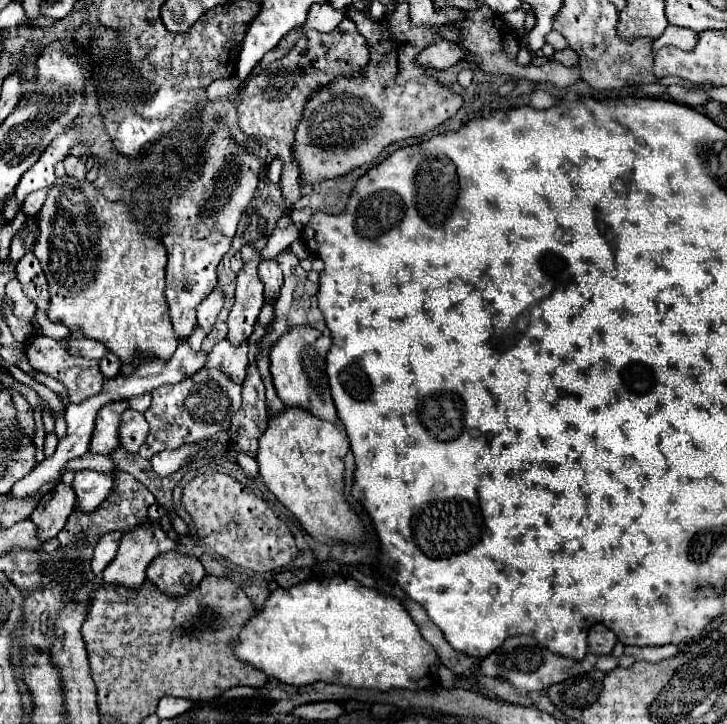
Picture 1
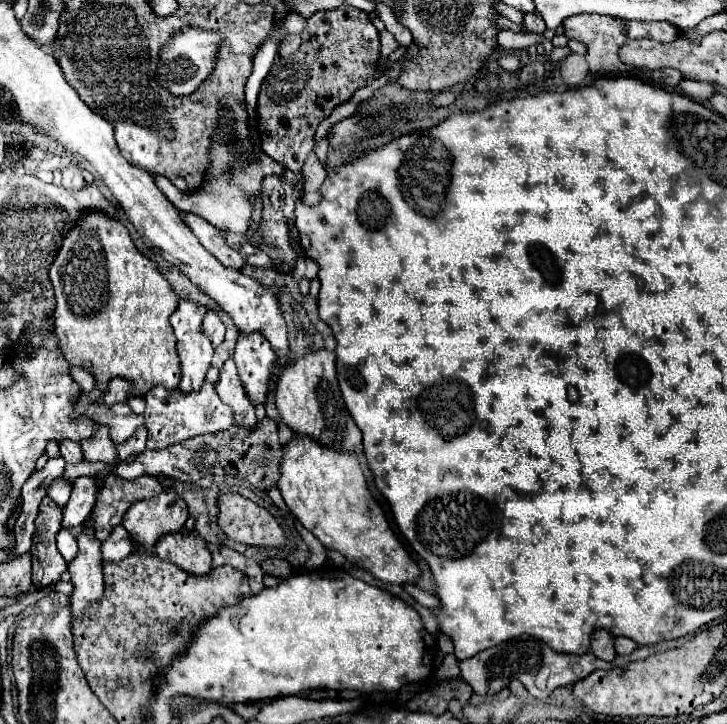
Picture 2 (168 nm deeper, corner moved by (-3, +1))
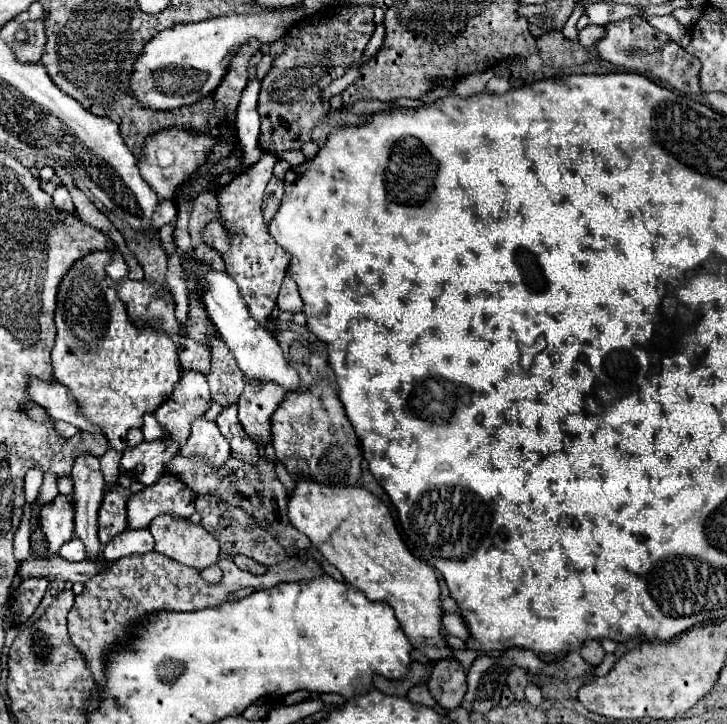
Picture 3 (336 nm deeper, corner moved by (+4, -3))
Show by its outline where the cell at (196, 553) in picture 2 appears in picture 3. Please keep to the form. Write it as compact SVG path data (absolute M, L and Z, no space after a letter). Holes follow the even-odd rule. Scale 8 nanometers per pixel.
M157 516L149 524L149 530L155 538L155 552L169 556L171 560L177 560L195 570L203 570L219 560L219 540L211 536L201 524L193 524L187 518L179 516Z

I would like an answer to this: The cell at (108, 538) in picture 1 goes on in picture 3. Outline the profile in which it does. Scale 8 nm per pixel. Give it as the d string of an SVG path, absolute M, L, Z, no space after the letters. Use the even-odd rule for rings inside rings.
M147 528L143 530L127 530L119 536L115 536L115 540L111 540L105 550L103 550L103 558L107 562L125 558L125 556L133 556L133 554L147 554L153 552L155 548L155 540L151 536L151 532Z

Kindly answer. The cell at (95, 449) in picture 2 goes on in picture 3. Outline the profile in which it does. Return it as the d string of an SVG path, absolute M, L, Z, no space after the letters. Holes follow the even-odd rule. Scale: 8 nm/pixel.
M91 454L79 456L71 472L75 484L75 534L83 540L89 560L99 560L101 542L97 538L97 512L103 502L105 480L99 470L99 460Z

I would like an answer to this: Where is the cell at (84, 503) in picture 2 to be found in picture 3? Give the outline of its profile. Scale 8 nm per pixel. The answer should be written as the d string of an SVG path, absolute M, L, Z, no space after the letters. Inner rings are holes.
M59 496L57 500L41 506L39 524L49 544L49 554L55 556L59 548L73 538L73 504L65 496Z

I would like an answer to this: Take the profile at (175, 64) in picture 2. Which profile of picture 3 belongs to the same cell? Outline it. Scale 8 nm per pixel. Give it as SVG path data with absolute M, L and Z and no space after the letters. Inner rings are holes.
M303 2L279 8L279 10L263 10L261 14L231 14L219 18L207 18L195 24L177 24L159 32L151 38L143 52L137 56L133 74L131 74L131 94L143 104L143 108L153 110L173 110L181 106L191 106L201 98L209 96L223 80L223 60L231 58L241 44L251 38L271 44L281 40L287 30L305 16ZM173 70L197 70L201 74L183 74Z

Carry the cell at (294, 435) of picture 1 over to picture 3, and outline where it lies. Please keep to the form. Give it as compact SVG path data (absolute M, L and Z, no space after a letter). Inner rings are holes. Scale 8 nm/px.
M303 478L303 480L297 480L297 488L289 498L289 520L299 532L303 532L311 540L311 544L323 554L323 558L347 578L351 586L365 592L369 600L387 602L395 610L395 616L413 648L417 648L421 654L425 654L433 662L453 654L447 640L441 636L443 608L441 608L441 588L435 576L435 568L431 568L429 564L423 564L409 552L407 544L403 542L395 526L391 510L377 496L373 496L369 490L361 486L331 488L331 486L317 484L313 480Z

